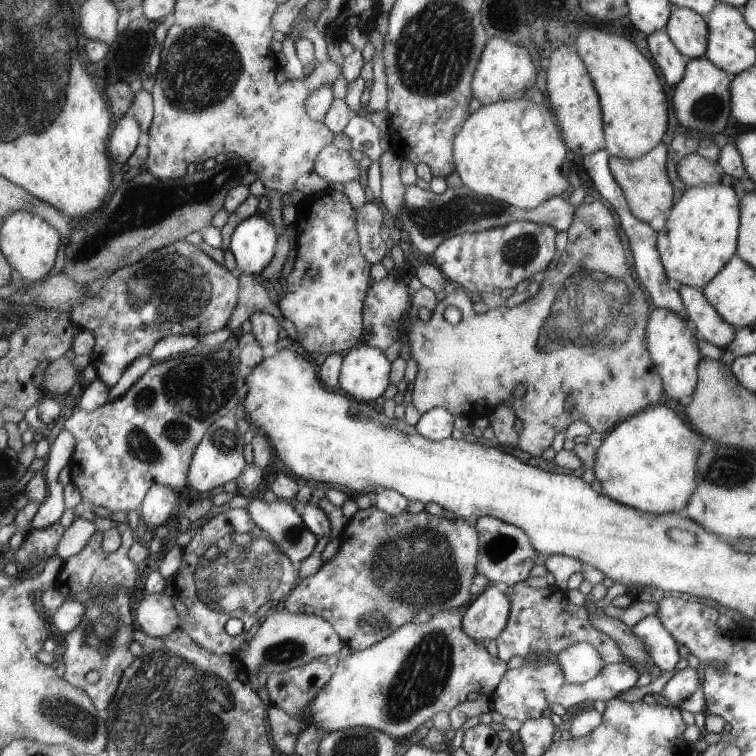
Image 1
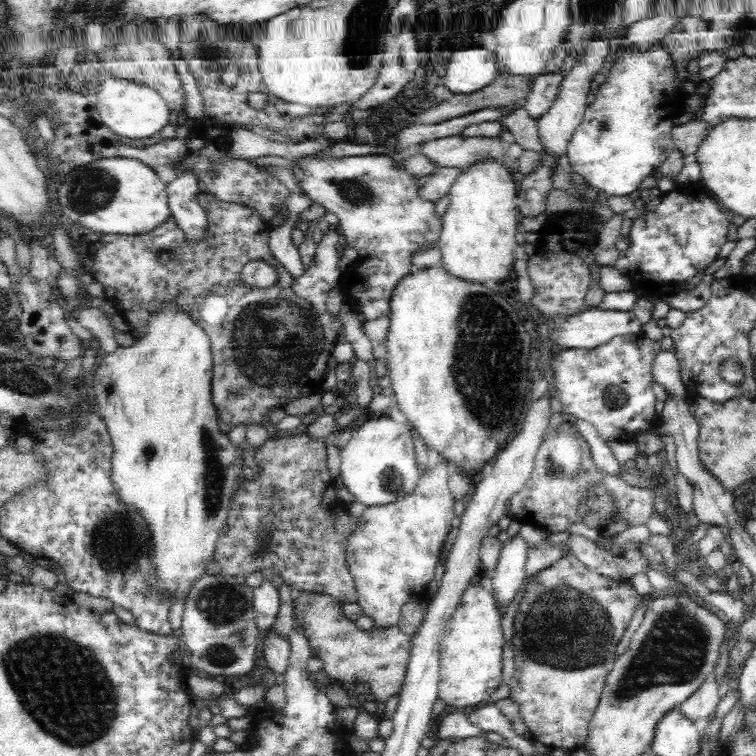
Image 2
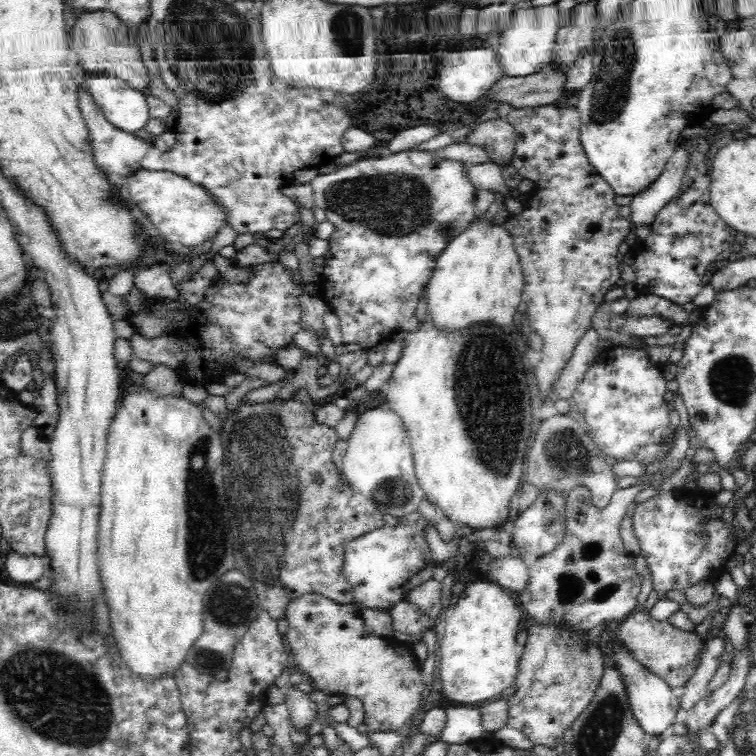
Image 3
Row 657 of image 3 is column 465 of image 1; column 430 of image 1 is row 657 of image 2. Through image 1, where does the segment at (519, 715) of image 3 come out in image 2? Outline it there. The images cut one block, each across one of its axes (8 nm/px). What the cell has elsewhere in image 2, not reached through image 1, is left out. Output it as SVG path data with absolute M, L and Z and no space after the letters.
M566 555L553 566L539 572L527 582L525 590L513 623L516 632L511 642L515 652L515 667L508 681L511 686L509 699L518 704L520 717L535 742L552 749L577 750L586 743L588 723L598 706L606 676L613 667L616 646L645 598L621 579L593 573L574 555Z

